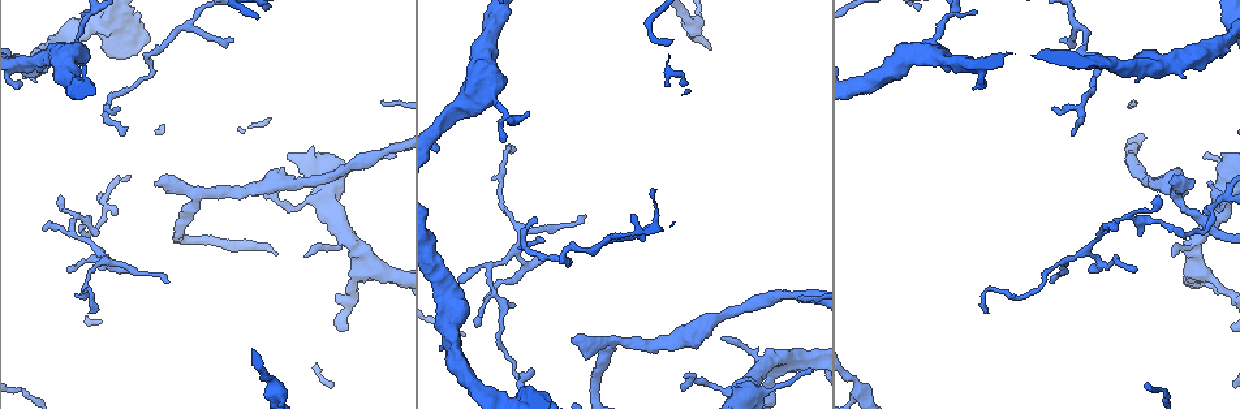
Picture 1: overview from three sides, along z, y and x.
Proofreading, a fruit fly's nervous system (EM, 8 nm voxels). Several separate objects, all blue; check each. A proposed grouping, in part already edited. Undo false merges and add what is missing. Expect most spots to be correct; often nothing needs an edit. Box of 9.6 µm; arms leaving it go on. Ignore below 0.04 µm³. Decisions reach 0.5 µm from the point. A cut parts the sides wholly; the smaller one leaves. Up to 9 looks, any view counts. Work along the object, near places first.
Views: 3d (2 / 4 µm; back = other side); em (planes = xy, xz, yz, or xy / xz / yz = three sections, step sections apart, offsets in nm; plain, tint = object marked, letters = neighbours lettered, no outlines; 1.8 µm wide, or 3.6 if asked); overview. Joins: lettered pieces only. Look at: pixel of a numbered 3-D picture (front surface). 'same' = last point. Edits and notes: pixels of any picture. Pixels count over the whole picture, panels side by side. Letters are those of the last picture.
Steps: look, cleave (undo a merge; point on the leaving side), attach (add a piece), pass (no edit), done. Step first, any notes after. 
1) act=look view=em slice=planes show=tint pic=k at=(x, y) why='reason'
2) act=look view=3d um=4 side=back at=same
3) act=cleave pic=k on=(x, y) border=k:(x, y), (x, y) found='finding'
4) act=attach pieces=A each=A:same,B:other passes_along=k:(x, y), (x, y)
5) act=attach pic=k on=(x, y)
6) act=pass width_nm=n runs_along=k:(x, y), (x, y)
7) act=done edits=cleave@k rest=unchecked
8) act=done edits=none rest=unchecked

act=look view=3d um=2 pic=1 at=(509, 152) why='free end'

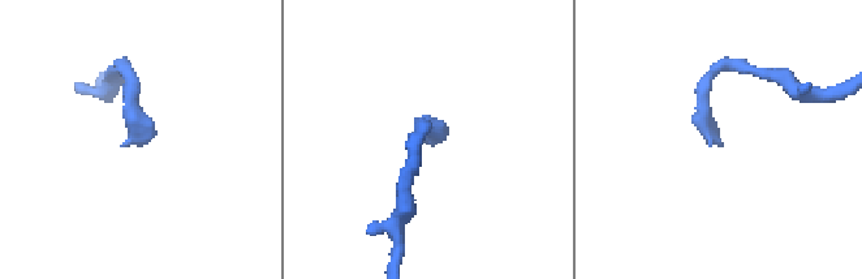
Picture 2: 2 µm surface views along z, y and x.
act=look view=em slice=planes show=letters pic=2 at=(132, 143) why='shape alone is not enough'

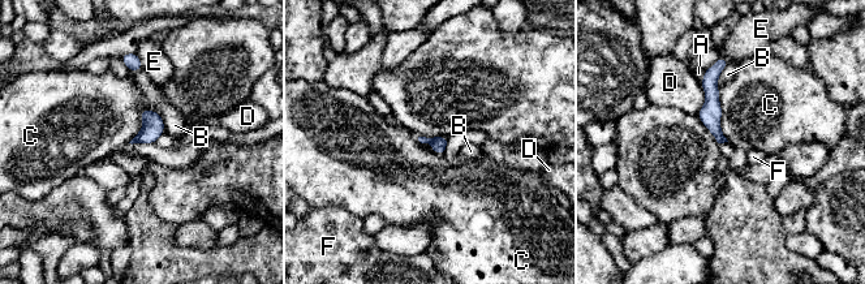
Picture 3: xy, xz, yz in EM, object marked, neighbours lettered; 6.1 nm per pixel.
act=pass each=A:other,B:other,C:other,D:other,E:other,F:other border=3:(718, 90), (721, 132), (728, 141) found='no lettered piece goes on from it'

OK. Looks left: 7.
act=look view=em slice=planes show=plain pic=1 at=(1089, 271) why='free end'

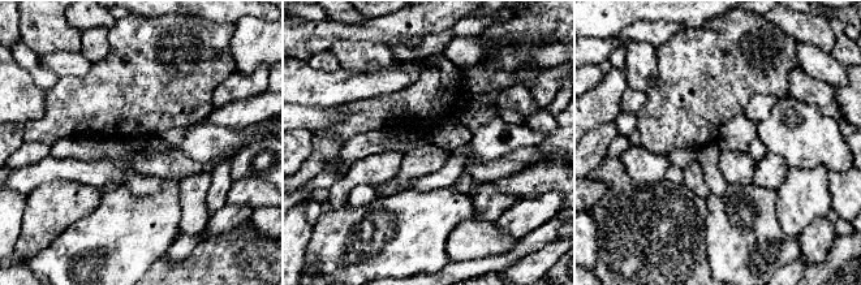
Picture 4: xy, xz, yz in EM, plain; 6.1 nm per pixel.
act=look view=em slice=planes show=letters at=same why='what lies round it'

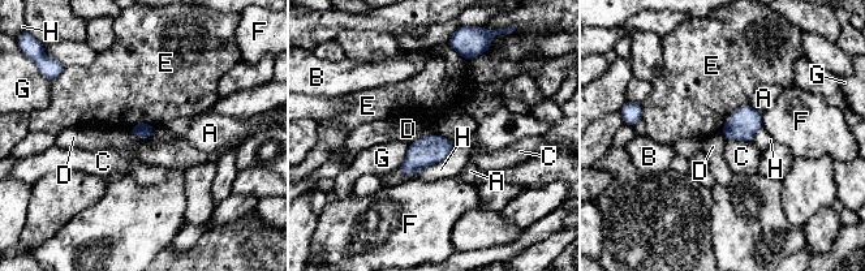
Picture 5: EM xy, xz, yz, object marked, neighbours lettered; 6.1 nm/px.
act=pass each=A:other,B:other,C:other,D:other,E:other,F:other,G:other,H:other border=5:(437, 132), (420, 137), (409, 145) found='none of them fits'

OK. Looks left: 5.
act=look view=3d um=4 side=back pic=1 at=(481, 322) why='branch stops here'

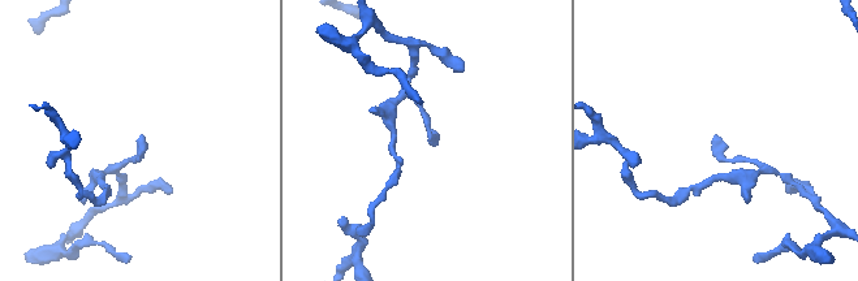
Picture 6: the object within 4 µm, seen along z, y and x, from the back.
act=look view=em slice=planes show=letters pic=6 at=(433, 143)

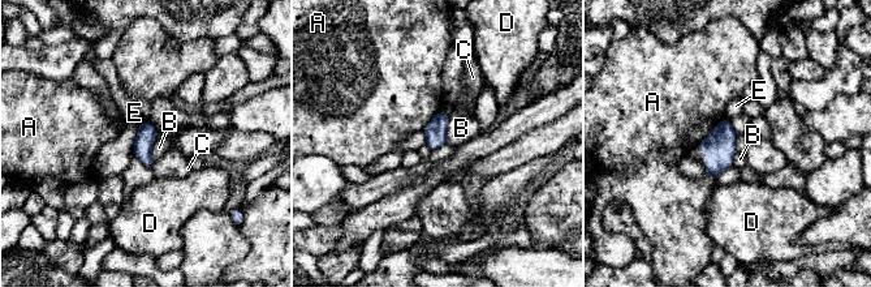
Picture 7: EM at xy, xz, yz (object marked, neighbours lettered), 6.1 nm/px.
act=pass each=A:other,B:other,C:other,D:other,E:other border=7:(449, 115), (444, 142) found='no lettered piece goes on from it'

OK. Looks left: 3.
act=look view=em slice=yz step=4 show=letters pic=1 at=(573, 339) why='branch stops here'

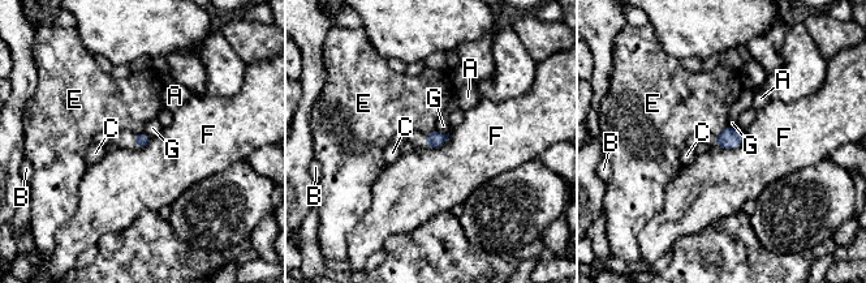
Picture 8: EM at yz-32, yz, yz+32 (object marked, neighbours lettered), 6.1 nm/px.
act=look view=em slice=planes show=letters at=same why='cut it another way'

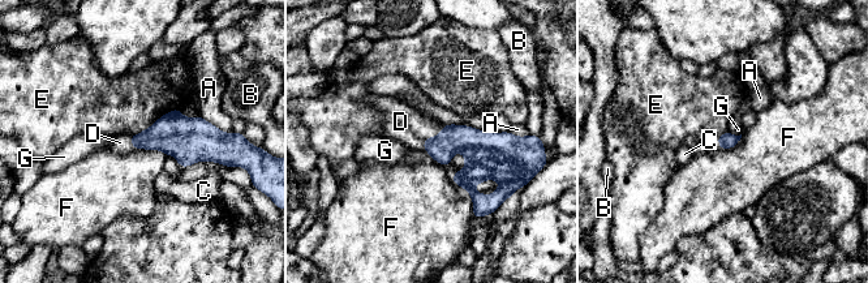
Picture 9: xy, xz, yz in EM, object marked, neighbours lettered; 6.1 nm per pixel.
act=attach pieces=D each=A:other,B:other,C:other,D:same,E:other,F:other,G:other passes_along=9:(452, 138), (430, 137), (400, 121) found='it goes on there'

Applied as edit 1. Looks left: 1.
act=done edits=attach@9 rest=unchecked

